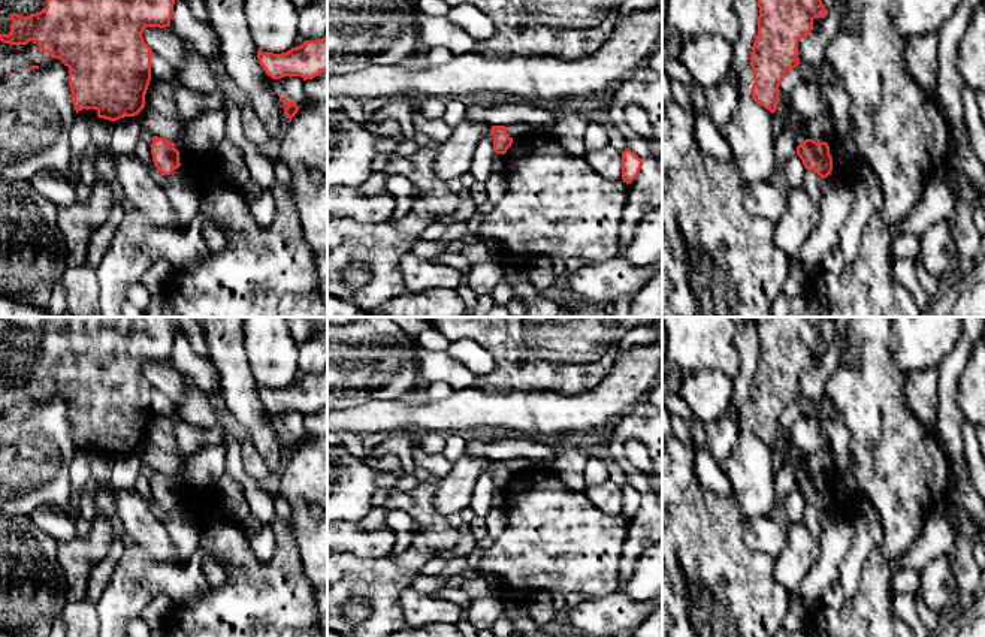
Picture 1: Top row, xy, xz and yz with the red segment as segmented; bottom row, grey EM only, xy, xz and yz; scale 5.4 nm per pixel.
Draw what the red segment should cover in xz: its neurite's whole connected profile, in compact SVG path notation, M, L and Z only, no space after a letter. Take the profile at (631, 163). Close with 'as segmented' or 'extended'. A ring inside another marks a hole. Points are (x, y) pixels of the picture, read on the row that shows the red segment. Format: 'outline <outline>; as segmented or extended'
outline M626 148L622 153L622 179L631 184L640 173L643 166L643 159L640 159L634 151Z; as segmented

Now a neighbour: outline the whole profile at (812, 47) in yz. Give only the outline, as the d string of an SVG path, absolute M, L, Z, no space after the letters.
M833 7L816 30L803 36L798 42L798 58L801 64L818 66L825 61L825 49L839 31L842 13Z

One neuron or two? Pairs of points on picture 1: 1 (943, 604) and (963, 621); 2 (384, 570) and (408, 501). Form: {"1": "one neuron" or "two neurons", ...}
{"1": "two neurons", "2": "one neuron"}

